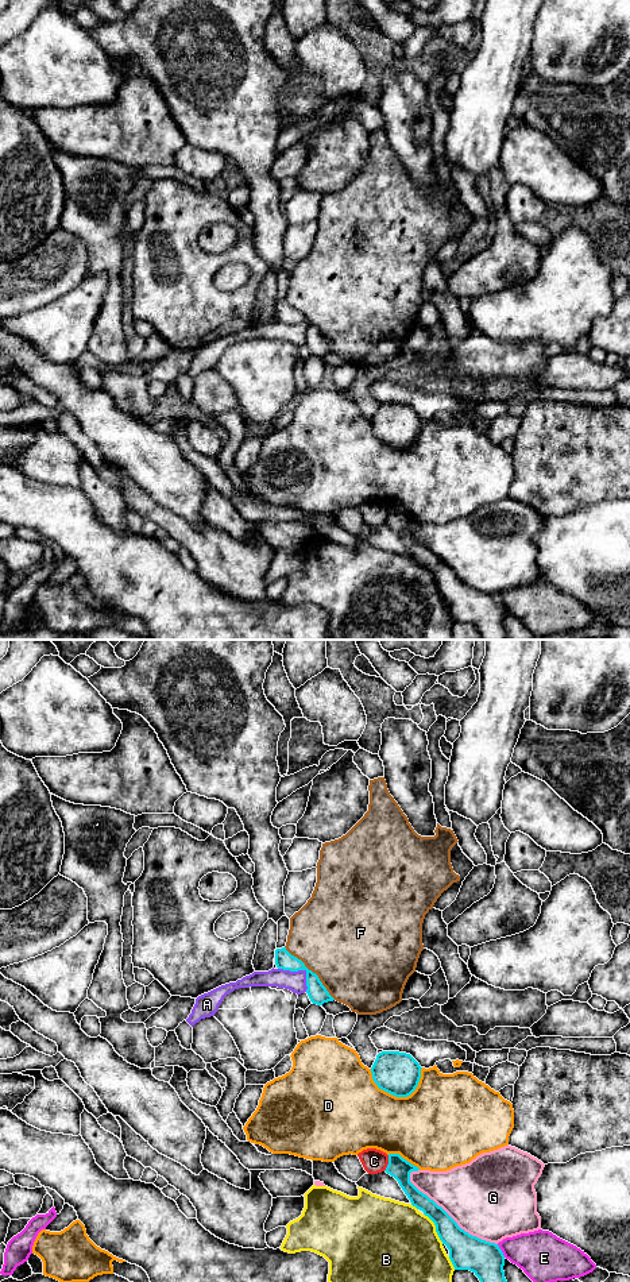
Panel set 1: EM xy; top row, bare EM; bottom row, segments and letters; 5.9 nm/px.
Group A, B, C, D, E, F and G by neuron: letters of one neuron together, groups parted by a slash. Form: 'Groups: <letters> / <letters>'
Groups: A / B / C / D / E / F / G

